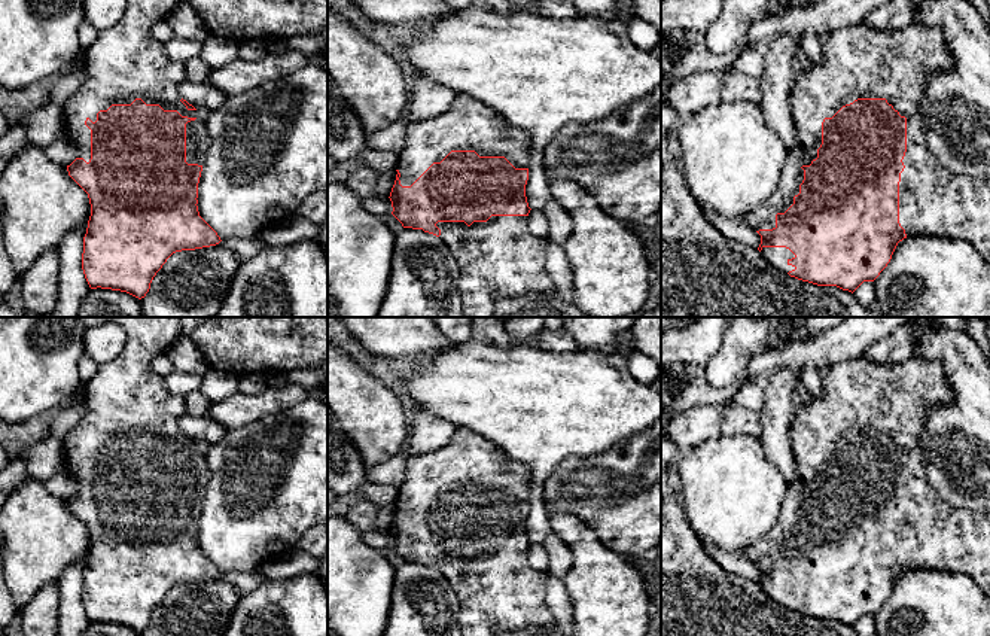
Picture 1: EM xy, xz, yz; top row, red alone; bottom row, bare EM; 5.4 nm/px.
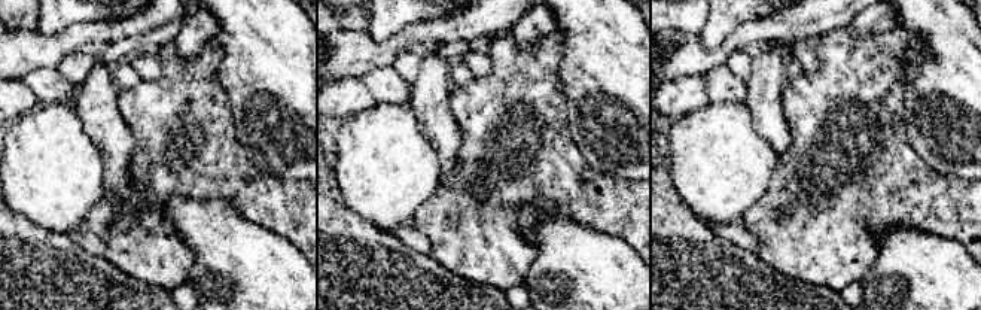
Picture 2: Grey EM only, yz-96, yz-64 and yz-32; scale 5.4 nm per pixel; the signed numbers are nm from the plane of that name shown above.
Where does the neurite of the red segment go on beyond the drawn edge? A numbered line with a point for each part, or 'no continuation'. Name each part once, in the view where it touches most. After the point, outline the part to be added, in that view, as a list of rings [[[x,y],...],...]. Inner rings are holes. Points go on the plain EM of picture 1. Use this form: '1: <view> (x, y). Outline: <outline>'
1: yz (858, 395). Outline: [[[913,356],[901,363],[872,363],[855,357],[831,365],[822,381],[822,395],[808,404],[796,402],[796,414],[789,430],[798,477],[788,486],[780,515],[773,529],[750,545],[743,556],[753,565],[776,562],[776,548],[785,547],[799,527],[804,514],[802,499],[817,492],[822,478],[822,456],[843,439],[858,432],[886,432],[907,451],[905,502],[899,515],[899,557],[907,569],[933,569],[971,576],[990,597],[990,511],[954,506],[942,500],[930,487],[919,447],[920,432],[929,411],[950,405],[956,395],[945,378],[939,360]]]

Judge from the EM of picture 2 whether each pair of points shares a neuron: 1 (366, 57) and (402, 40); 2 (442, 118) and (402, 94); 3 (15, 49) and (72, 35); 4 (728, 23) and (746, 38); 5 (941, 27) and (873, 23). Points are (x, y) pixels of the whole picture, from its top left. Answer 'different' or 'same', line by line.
1: same
2: different
3: same
4: different
5: different

